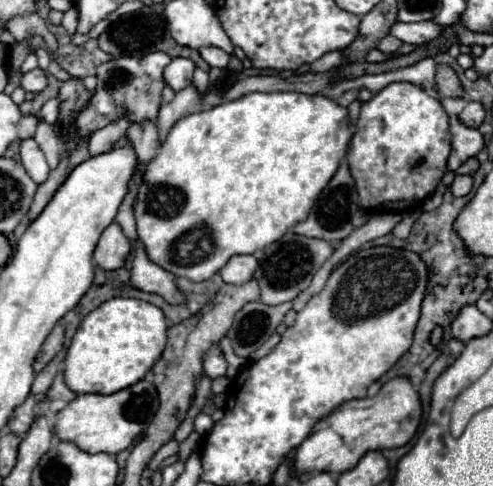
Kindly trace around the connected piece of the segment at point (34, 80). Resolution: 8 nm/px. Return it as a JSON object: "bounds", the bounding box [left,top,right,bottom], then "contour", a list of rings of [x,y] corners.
{"bounds":[21,67,47,93],"contour":[[[39,67],[29,71],[29,73],[25,73],[23,79],[21,79],[21,87],[25,91],[33,91],[33,93],[43,91],[47,87],[47,73],[43,69],[39,69]]]}

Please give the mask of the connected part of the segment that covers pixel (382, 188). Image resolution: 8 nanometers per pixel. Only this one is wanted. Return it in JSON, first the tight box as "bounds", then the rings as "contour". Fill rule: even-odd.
{"bounds":[347,83,449,211],"contour":[[[413,83],[387,85],[371,101],[361,105],[361,115],[347,151],[347,165],[357,183],[359,203],[367,209],[401,211],[401,203],[411,205],[425,201],[445,173],[449,151],[449,115],[441,101]],[[397,95],[401,101],[389,105],[381,119],[383,105],[395,101]]]}

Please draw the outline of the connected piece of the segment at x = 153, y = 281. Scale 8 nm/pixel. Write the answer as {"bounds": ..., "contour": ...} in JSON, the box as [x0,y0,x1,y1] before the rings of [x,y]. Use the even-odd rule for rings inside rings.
{"bounds":[131,241,185,303],"contour":[[[137,241],[137,253],[131,263],[131,285],[141,291],[157,293],[165,297],[169,303],[181,303],[185,299],[175,285],[175,277],[169,271],[155,265],[153,261],[149,261],[139,241]]]}

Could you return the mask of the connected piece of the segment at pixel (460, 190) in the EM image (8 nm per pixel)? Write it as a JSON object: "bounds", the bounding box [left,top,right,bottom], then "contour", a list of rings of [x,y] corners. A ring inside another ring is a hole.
{"bounds":[451,175,473,197],"contour":[[[455,175],[455,181],[451,185],[451,191],[455,197],[461,197],[461,195],[467,195],[473,187],[473,177],[471,175]]]}

